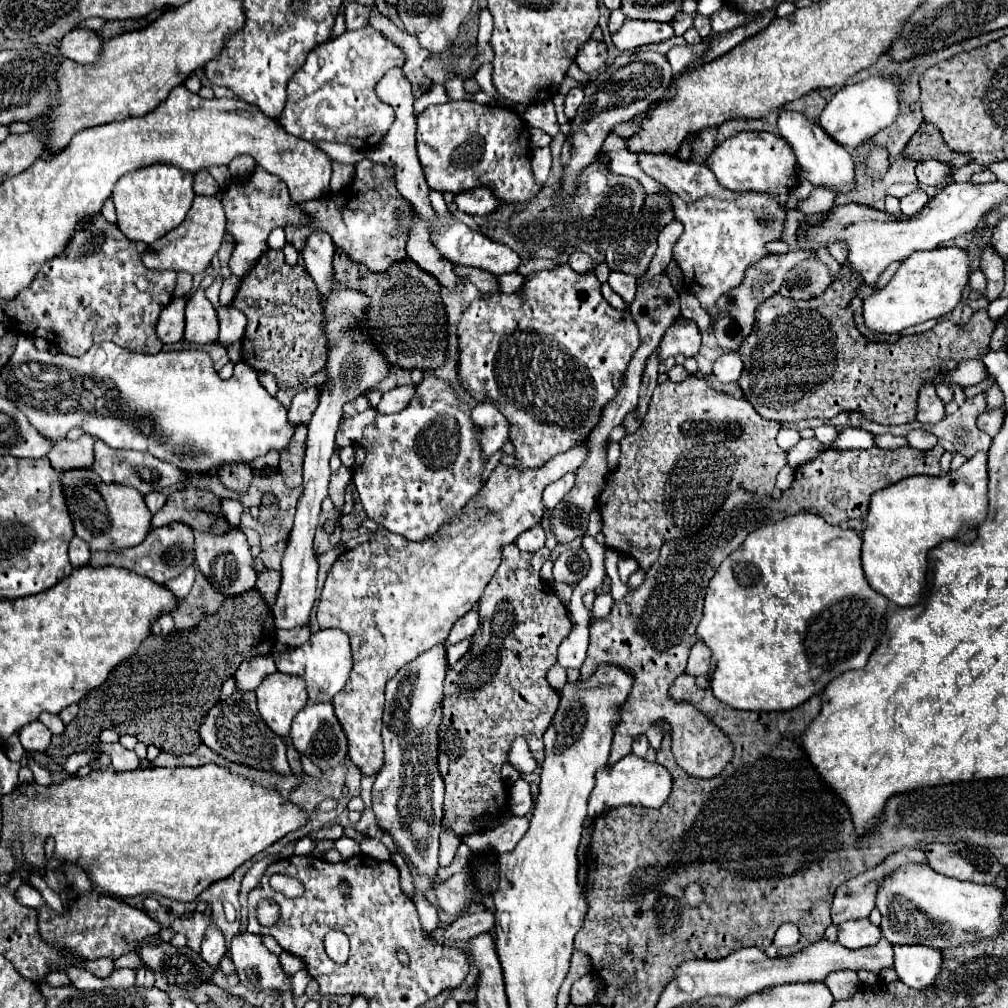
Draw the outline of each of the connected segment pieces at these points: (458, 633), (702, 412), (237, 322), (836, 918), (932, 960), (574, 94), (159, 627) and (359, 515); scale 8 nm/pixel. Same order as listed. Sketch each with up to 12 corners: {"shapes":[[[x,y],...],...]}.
{"shapes":[[[470,610],[450,630],[448,644],[472,636],[478,628],[478,612]],[[658,384],[598,498],[648,572],[728,494],[772,496],[778,422]],[[218,308],[220,332],[214,344],[228,350],[242,340],[246,316]],[[920,848],[890,854],[846,880],[832,902],[832,924],[866,918],[876,888],[904,862],[926,862]],[[894,946],[898,978],[928,988],[940,972],[940,950]],[[580,86],[568,92],[564,114],[572,118],[584,100]],[[172,616],[158,618],[152,624],[154,634],[176,632]],[[360,502],[350,514],[340,518],[344,530],[356,530],[366,518]]]}

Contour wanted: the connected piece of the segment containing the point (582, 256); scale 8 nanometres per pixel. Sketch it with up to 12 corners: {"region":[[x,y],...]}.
{"region":[[574,252],[568,266],[576,272],[590,272],[594,264],[586,252]]}

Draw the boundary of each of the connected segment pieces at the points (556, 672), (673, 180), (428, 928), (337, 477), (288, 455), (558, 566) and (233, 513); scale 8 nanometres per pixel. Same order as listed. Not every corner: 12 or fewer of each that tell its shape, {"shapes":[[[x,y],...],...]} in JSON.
{"shapes":[[[560,664],[548,670],[548,682],[554,690],[566,684],[566,670]],[[636,154],[640,168],[670,192],[696,202],[702,196],[734,200],[698,162]],[[412,896],[424,932],[436,928],[436,906]],[[346,466],[330,478],[330,498],[338,512],[344,508],[352,472]],[[306,426],[296,428],[280,454],[280,474],[286,486],[302,486]],[[566,550],[554,560],[554,582],[576,586],[588,572],[588,554]],[[220,500],[220,510],[228,522],[240,524],[242,504],[238,500]]]}

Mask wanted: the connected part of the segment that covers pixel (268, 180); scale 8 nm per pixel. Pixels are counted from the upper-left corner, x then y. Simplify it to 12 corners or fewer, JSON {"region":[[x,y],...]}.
{"region":[[256,166],[222,192],[230,272],[242,278],[276,226],[308,218],[286,184]]}

